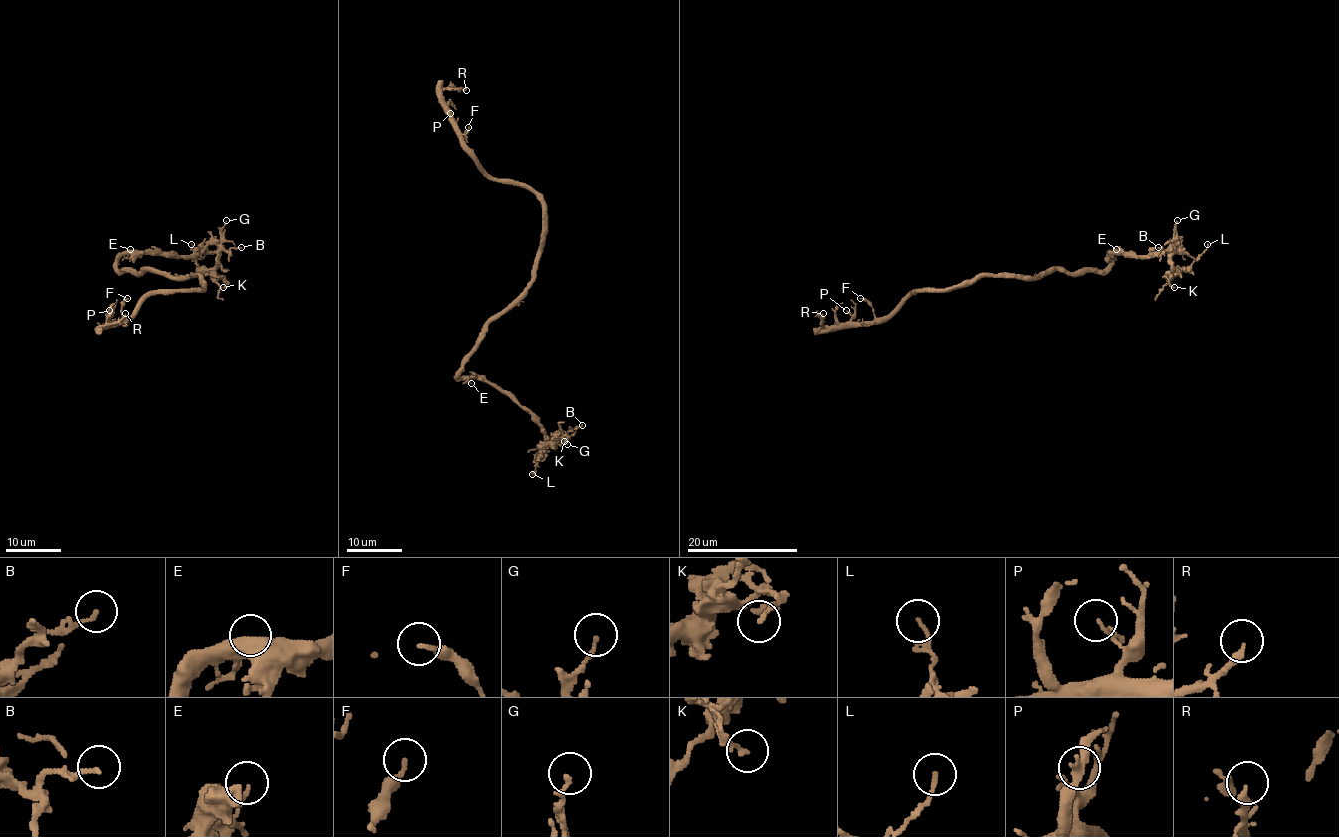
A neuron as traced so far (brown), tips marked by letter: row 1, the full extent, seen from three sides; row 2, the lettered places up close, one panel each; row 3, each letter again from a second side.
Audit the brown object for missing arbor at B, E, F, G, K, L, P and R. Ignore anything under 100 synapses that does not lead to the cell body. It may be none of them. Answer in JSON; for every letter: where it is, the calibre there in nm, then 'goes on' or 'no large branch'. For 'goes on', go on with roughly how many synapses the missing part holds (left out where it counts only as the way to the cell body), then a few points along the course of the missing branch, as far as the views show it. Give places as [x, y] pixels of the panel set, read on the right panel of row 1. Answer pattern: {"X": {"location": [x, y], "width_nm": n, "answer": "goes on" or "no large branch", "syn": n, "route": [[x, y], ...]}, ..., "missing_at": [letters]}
{"B": {"location": [1158, 247], "width_nm": 150, "answer": "no large branch"}, "E": {"location": [1116, 249], "width_nm": 110, "answer": "no large branch"}, "F": {"location": [860, 298], "width_nm": 190, "answer": "no large branch"}, "G": {"location": [1177, 220], "width_nm": 130, "answer": "no large branch"}, "K": {"location": [1174, 287], "width_nm": 150, "answer": "no large branch"}, "L": {"location": [1207, 244], "width_nm": 130, "answer": "no large branch"}, "P": {"location": [846, 310], "width_nm": 50, "answer": "no large branch"}, "R": {"location": [823, 313], "width_nm": 280, "answer": "no large branch"}, "missing_at": []}

